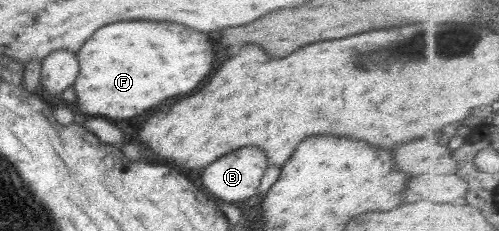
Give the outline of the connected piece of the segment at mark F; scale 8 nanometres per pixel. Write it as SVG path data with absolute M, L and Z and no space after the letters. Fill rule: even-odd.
M116 22L98 28L88 42L84 42L75 53L78 60L78 75L72 83L76 103L74 106L84 115L108 116L116 120L132 118L158 102L176 94L190 94L198 82L210 74L214 60L214 46L206 34L170 24L170 22Z

